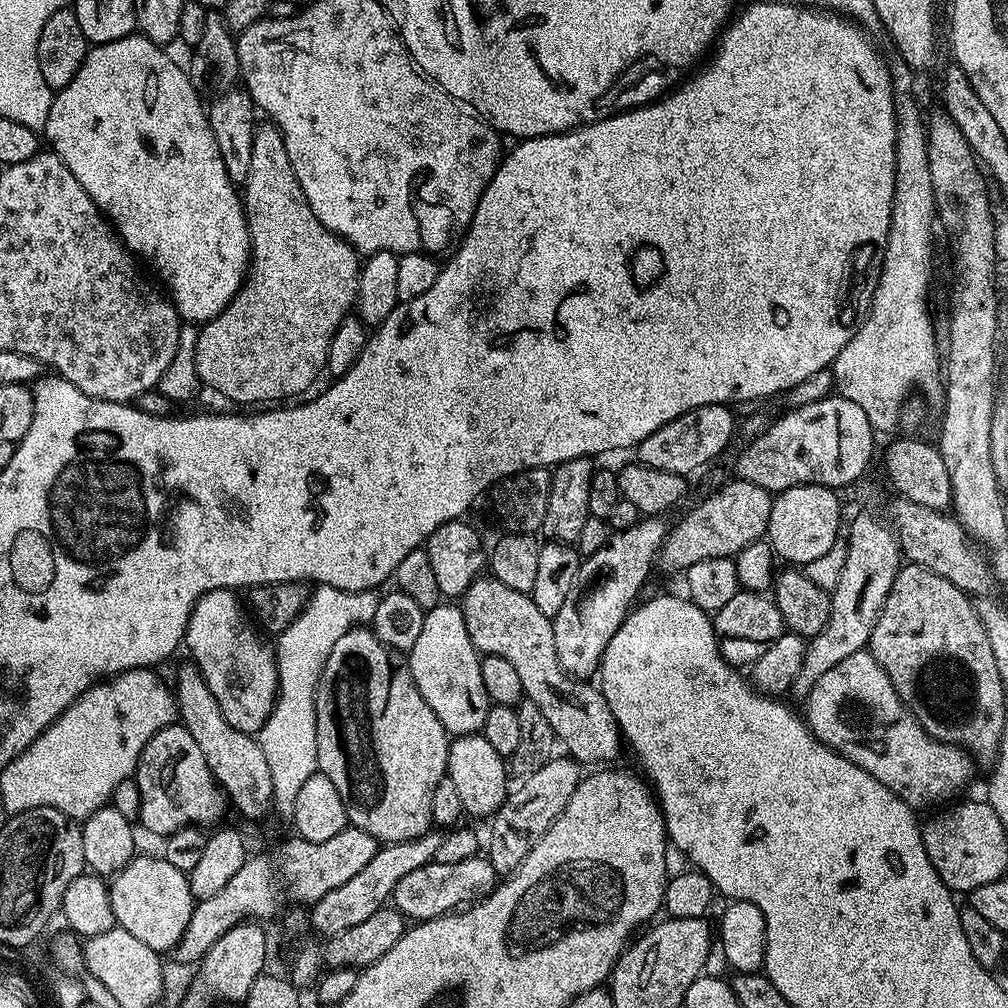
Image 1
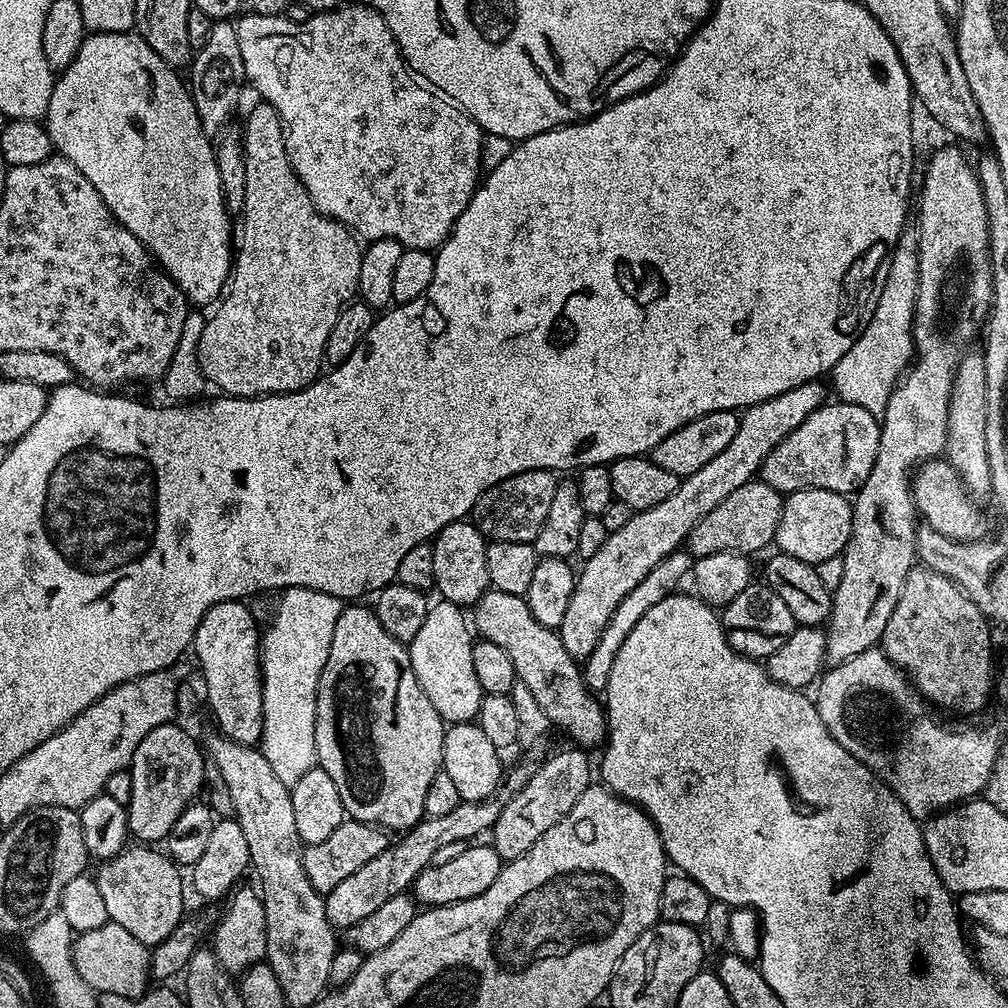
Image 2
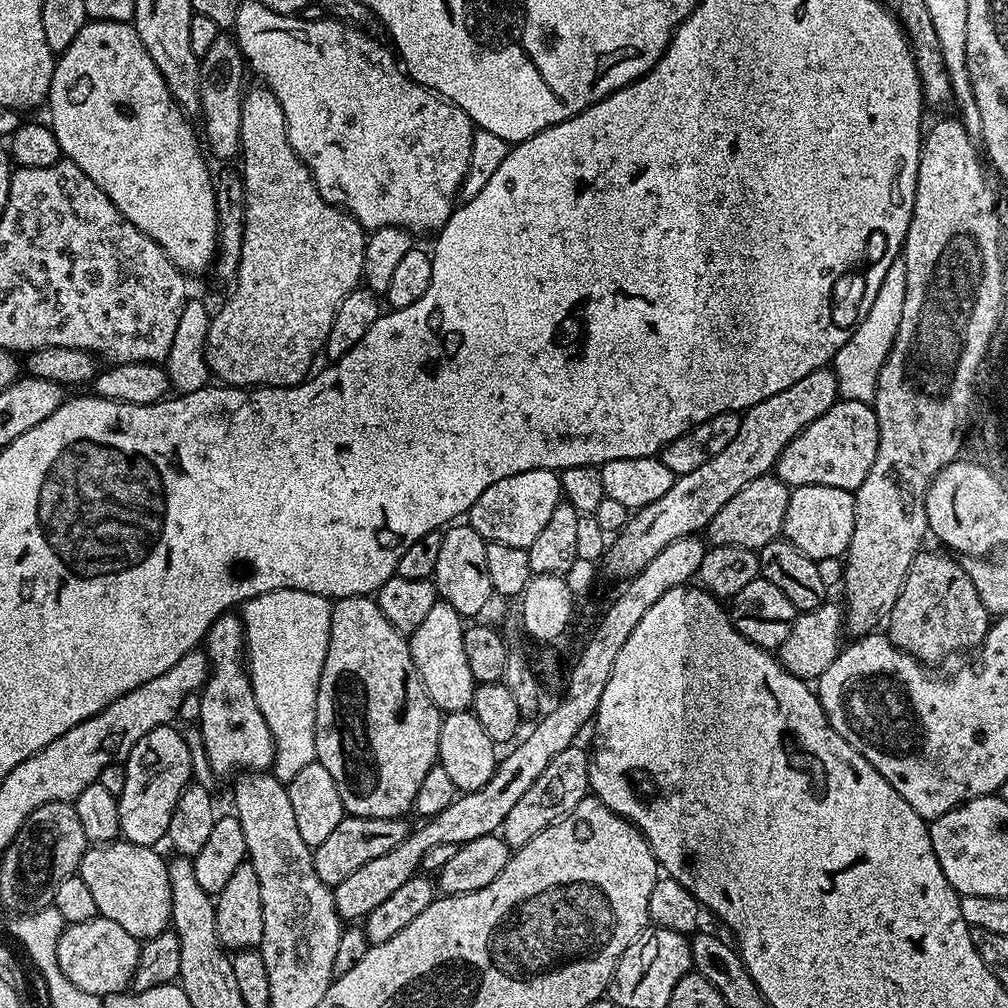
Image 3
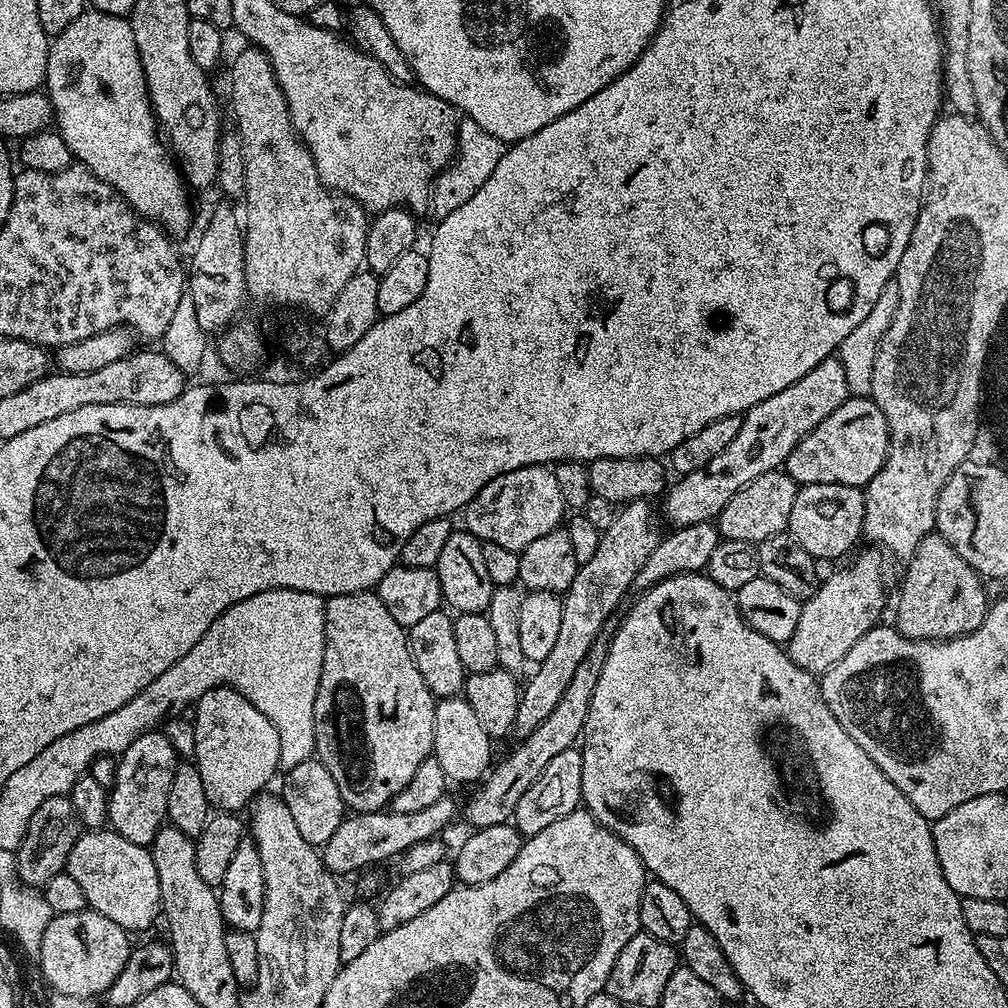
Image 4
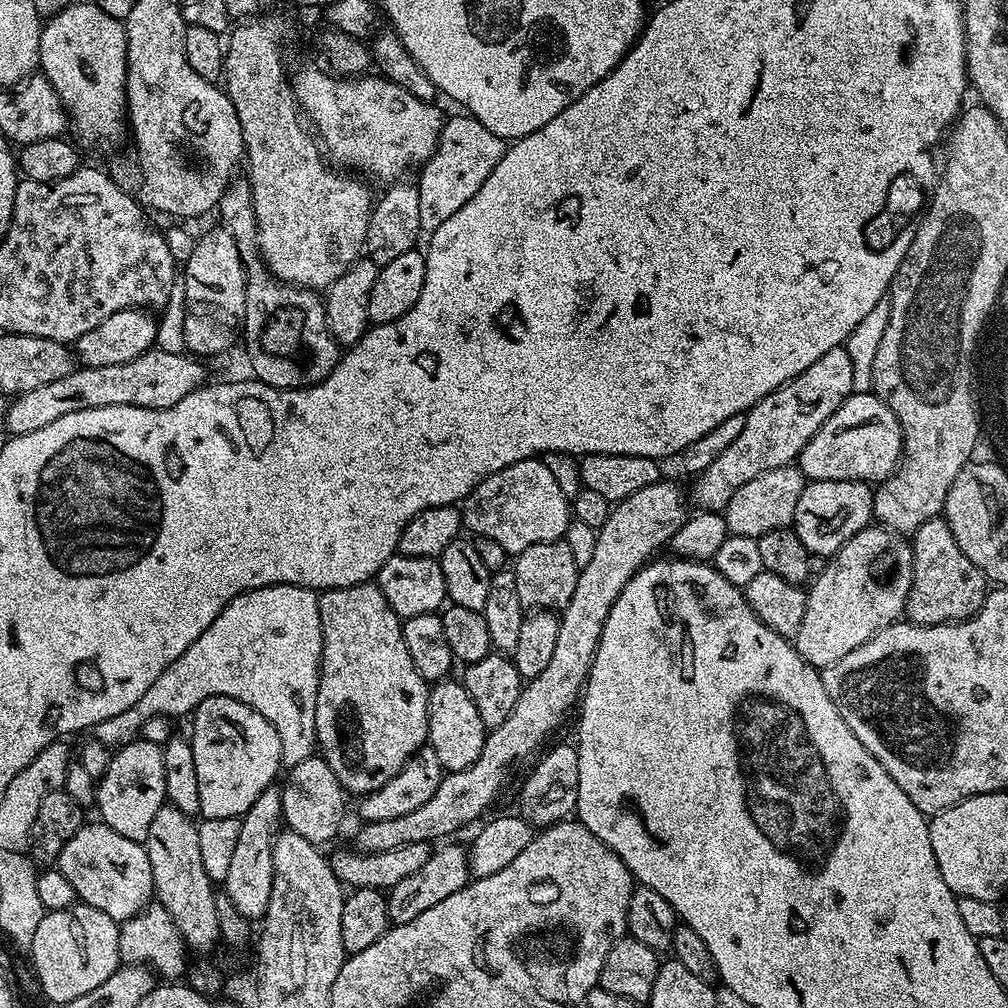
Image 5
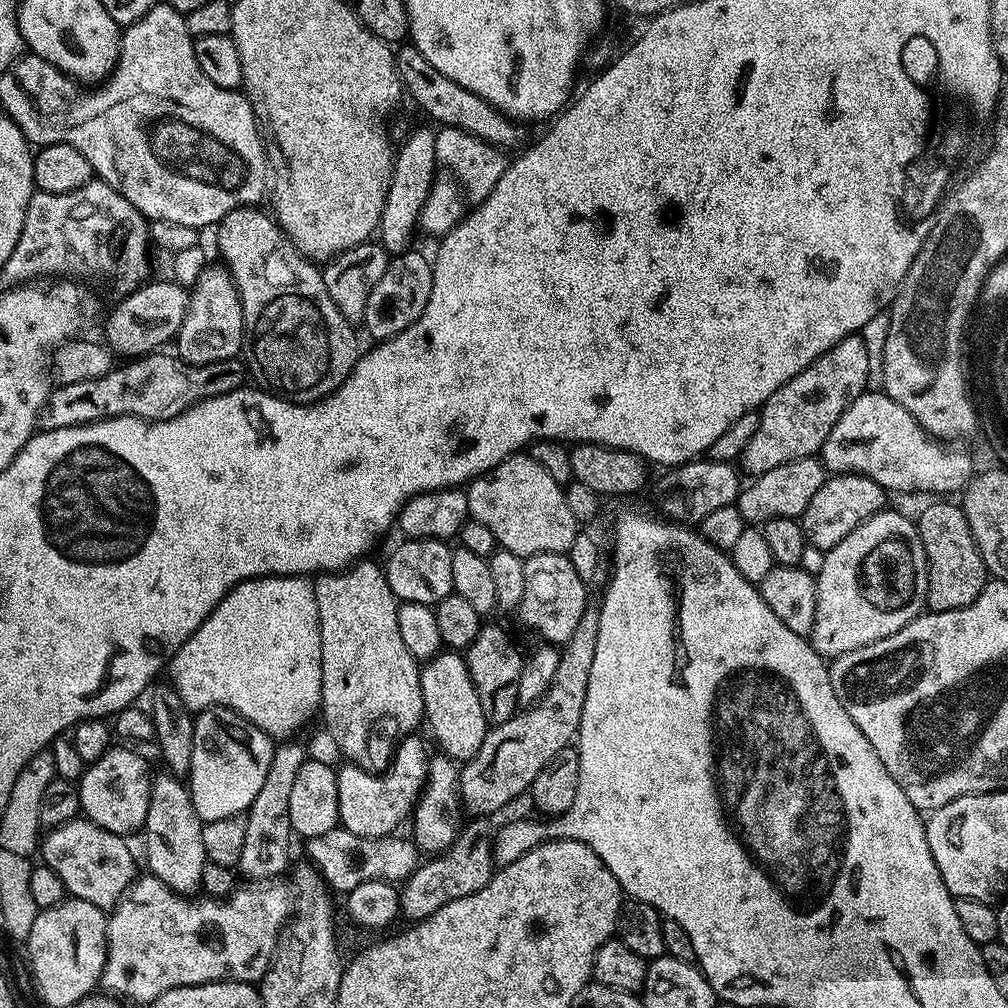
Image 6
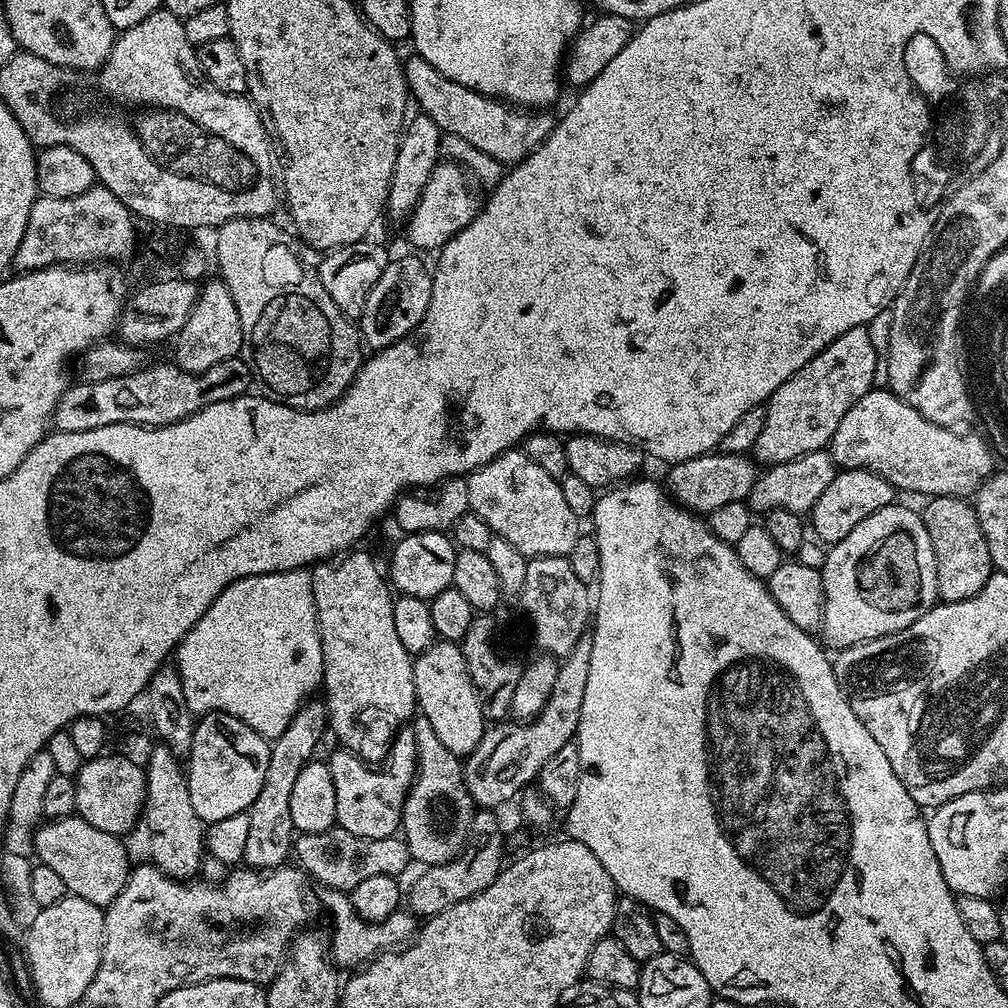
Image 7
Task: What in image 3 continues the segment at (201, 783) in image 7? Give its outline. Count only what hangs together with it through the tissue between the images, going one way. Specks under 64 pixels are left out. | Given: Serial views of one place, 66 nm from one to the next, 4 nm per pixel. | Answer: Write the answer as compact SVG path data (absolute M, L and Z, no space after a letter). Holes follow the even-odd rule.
M225 614L212 623L206 637L206 655L210 671L198 699L200 740L204 743L204 756L209 766L220 776L241 770L271 769L272 759L276 756L276 743L254 698L246 667L244 621L239 615Z

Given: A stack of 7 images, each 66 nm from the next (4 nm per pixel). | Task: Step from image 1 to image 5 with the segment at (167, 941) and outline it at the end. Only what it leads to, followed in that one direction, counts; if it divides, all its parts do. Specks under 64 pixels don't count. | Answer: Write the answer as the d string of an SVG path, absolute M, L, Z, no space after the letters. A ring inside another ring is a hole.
M103 822L81 824L66 846L62 846L58 867L62 874L66 874L83 903L110 914L110 918L117 922L138 915L154 896L147 847L122 837Z

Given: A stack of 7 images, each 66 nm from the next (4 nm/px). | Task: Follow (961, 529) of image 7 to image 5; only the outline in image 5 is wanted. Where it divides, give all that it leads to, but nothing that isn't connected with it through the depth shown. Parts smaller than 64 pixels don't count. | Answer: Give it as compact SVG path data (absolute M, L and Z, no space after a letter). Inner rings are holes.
M943 515L930 518L918 526L918 530L911 533L912 545L912 589L908 595L906 616L913 624L951 624L958 620L969 620L979 610L989 591L989 581L984 579L982 570L962 554L961 547L954 540L950 526L945 522Z

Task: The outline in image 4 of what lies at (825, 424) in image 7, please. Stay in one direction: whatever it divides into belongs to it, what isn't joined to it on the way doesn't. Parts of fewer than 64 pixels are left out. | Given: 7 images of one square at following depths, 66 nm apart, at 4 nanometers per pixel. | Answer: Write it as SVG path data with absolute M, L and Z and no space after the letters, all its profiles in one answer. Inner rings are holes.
M835 355L828 356L810 374L802 374L798 382L786 386L786 390L778 390L778 394L770 394L766 402L758 402L748 412L743 413L738 435L722 450L722 454L702 470L694 470L690 474L679 477L663 493L664 516L669 520L672 528L682 526L694 526L694 522L712 522L719 517L720 512L754 478L758 478L767 472L775 472L787 460L790 450L798 446L798 442L822 418L830 418L838 406L849 399L850 393L846 386L846 370L842 368L842 362ZM673 487L673 488L672 488ZM672 488L672 489L671 489Z

